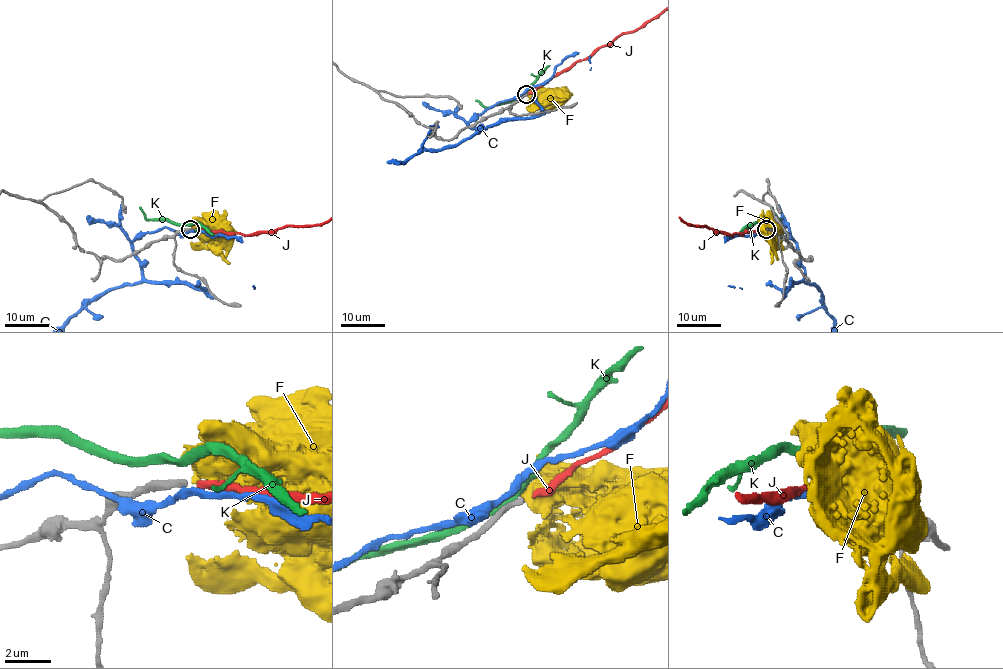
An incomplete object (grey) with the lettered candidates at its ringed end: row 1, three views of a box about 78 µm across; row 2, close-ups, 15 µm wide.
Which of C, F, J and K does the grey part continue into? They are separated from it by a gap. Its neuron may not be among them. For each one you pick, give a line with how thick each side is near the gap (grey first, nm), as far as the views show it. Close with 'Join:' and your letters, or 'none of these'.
J: 260 nm thick on the grey side, 320 nm on the other
Join: J

